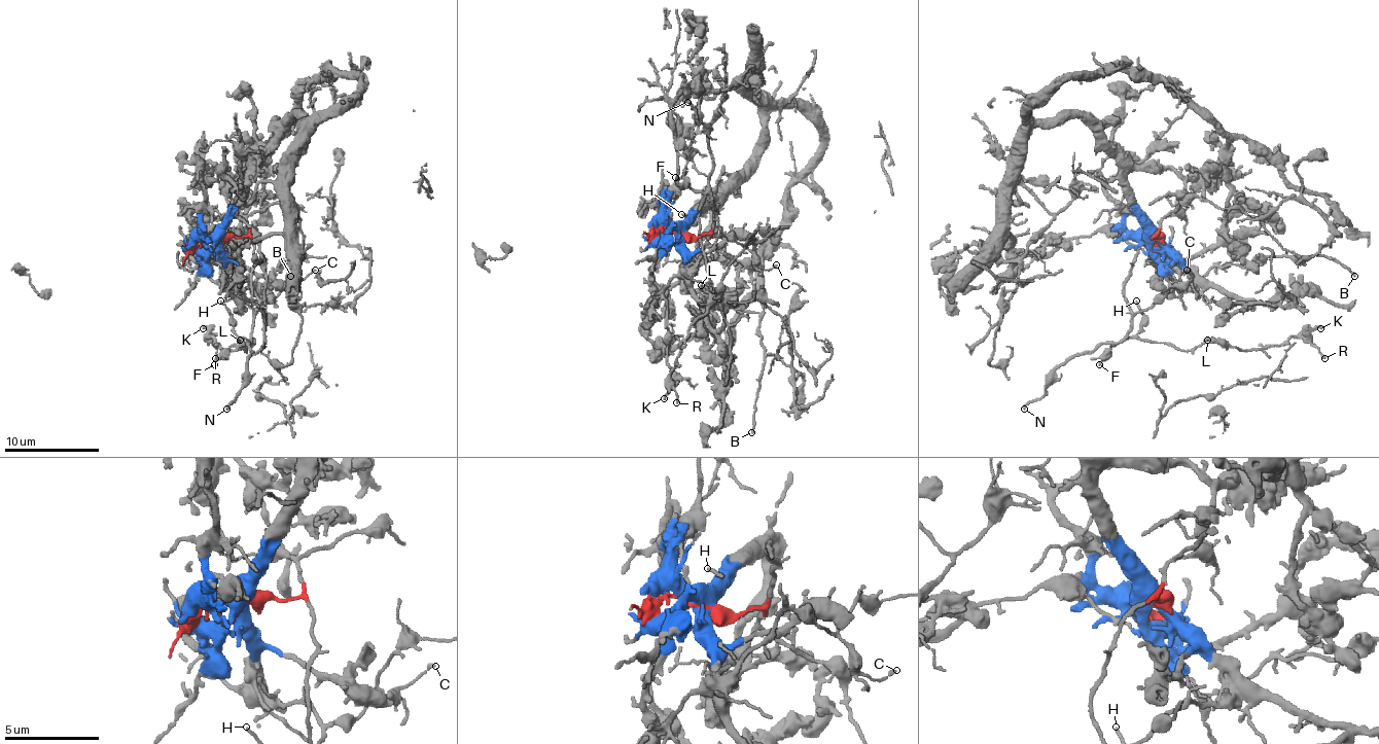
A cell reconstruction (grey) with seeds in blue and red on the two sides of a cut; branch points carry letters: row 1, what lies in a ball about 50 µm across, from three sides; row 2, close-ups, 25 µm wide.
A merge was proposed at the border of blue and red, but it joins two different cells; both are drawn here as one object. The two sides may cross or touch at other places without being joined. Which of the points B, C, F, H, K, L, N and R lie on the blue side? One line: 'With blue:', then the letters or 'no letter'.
With blue: no letter

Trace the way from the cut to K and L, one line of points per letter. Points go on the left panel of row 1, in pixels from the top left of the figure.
K: (211, 239), (247, 236), (254, 248), (254, 326), (238, 339), (245, 350), (252, 341), (225, 350), (202, 328)
L: (211, 239), (247, 236), (254, 248), (254, 326), (247, 343), (238, 339), (245, 350), (252, 341), (240, 341)

